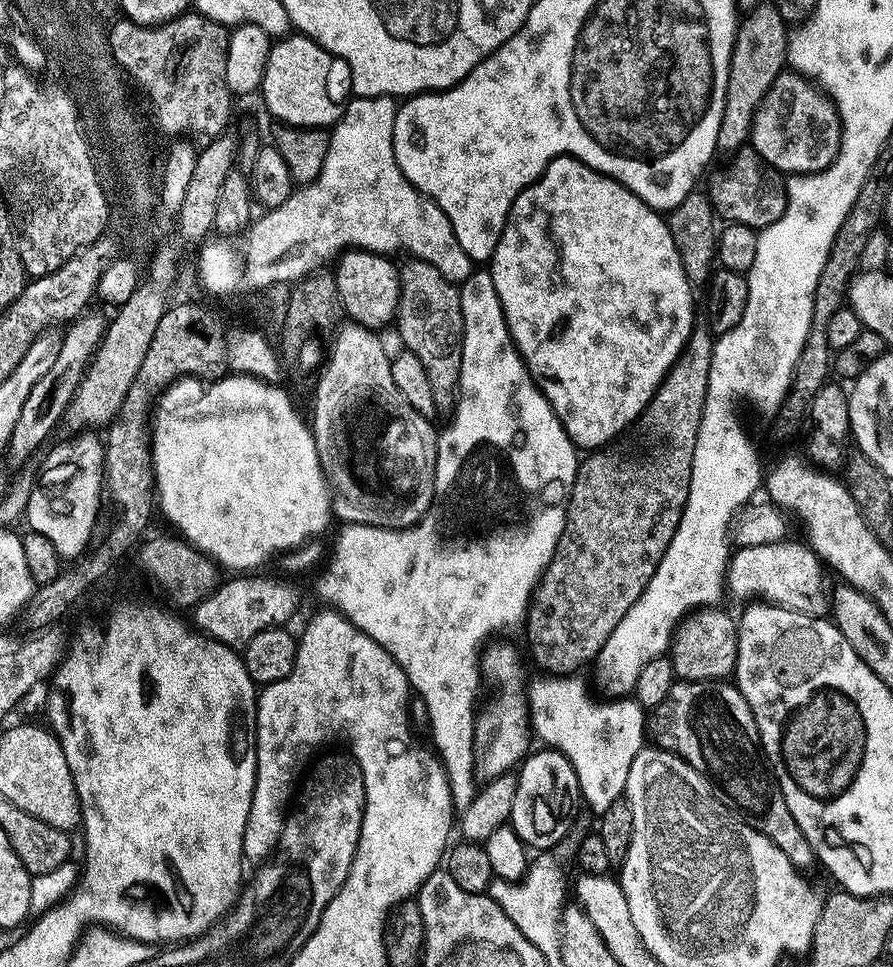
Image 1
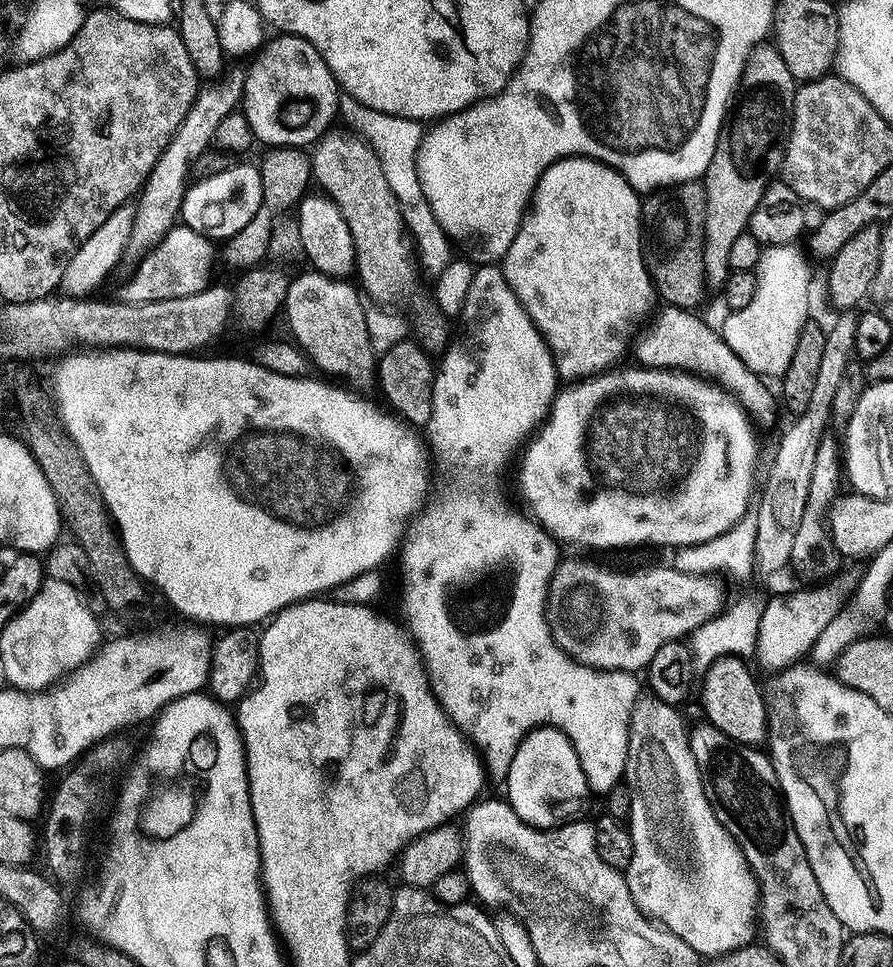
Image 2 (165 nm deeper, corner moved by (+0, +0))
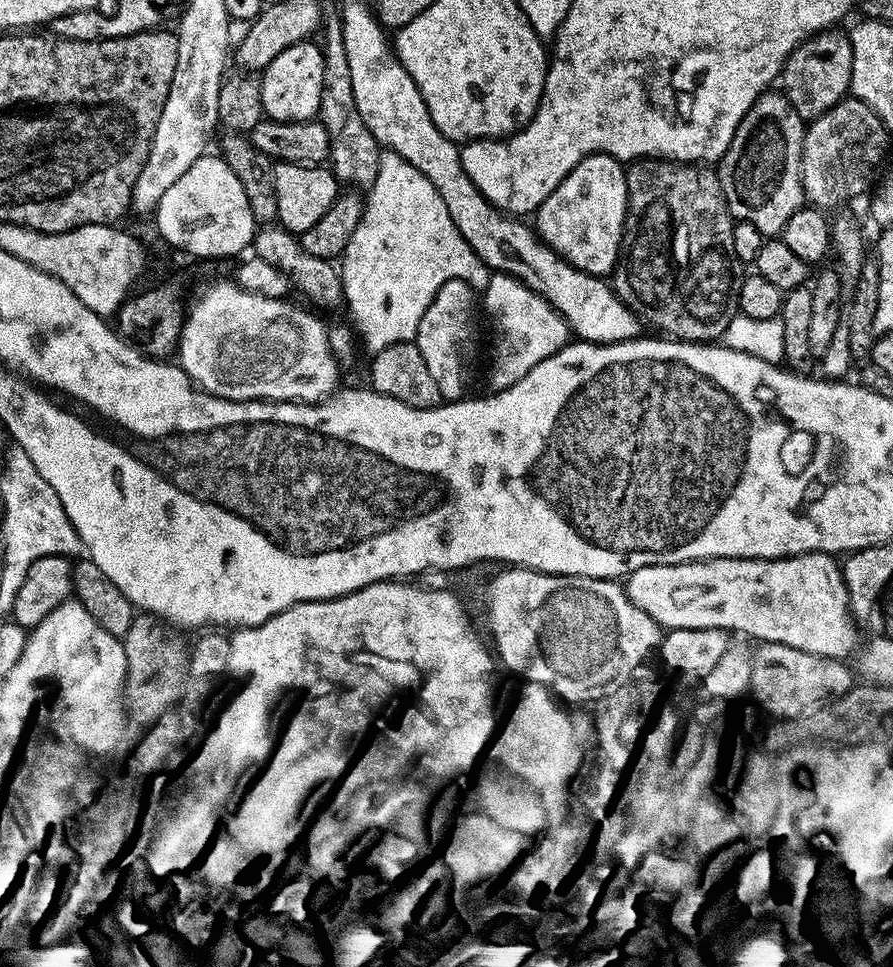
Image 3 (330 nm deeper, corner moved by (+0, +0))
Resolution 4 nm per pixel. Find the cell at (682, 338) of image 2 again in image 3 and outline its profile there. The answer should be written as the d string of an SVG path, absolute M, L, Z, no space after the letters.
M367 3L348 4L339 9L342 22L342 38L346 46L346 58L350 62L350 82L354 86L354 104L358 106L358 114L362 114L362 122L374 134L381 149L396 152L410 166L422 170L430 182L434 182L434 190L442 194L442 202L446 202L446 210L450 210L450 218L454 218L454 226L458 226L458 234L466 238L470 250L478 254L480 261L492 272L504 272L520 280L530 290L534 290L550 307L564 318L571 335L590 344L621 344L627 340L635 340L641 335L640 320L612 293L607 279L591 276L588 272L578 270L574 265L560 257L549 244L540 239L540 233L531 223L517 218L507 212L495 208L486 197L474 186L466 160L460 157L457 141L447 140L434 126L430 118L430 110L410 74L397 58L389 33L383 24L376 19L376 13Z

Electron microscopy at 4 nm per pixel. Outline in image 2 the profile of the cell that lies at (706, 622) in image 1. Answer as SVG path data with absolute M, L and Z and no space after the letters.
M739 655L719 657L712 664L703 669L704 685L699 685L698 696L700 692L700 704L704 707L707 723L713 724L722 734L726 734L731 740L745 746L760 746L768 739L768 707L764 705L764 693L761 685L756 685L756 680L752 677L751 672L745 662Z

